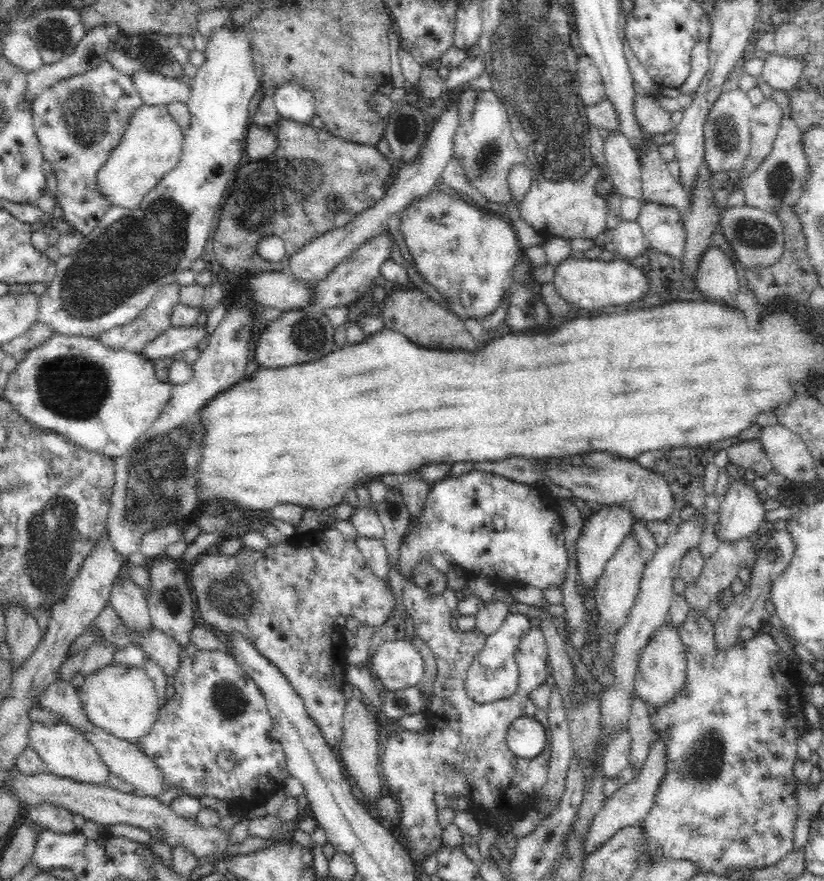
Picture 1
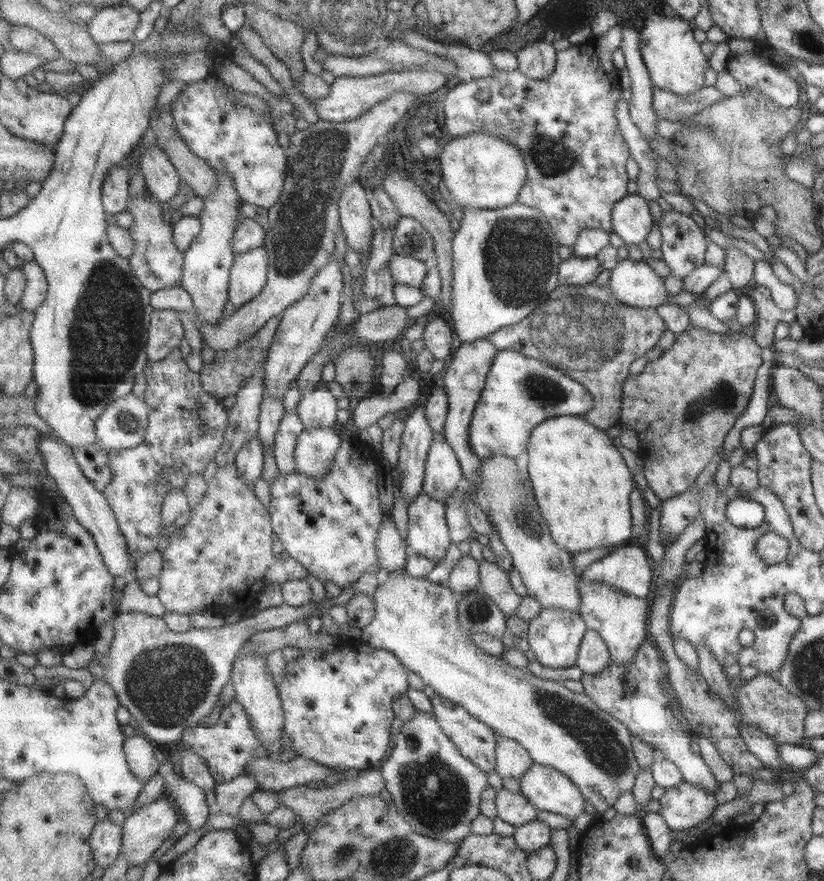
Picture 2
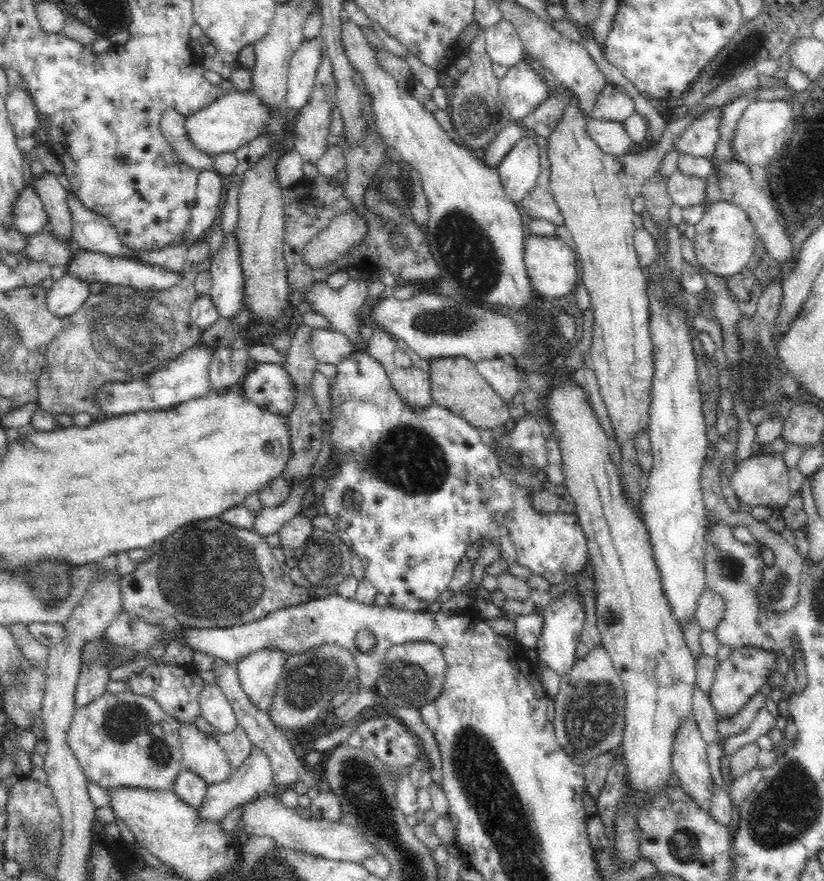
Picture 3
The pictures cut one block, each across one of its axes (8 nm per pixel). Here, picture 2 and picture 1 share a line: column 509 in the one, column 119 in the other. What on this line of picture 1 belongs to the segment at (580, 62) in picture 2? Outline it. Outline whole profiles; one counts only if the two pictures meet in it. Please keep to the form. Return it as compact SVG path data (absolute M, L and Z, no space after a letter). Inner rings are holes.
M108 61L102 62L99 68L46 87L34 98L32 108L34 126L36 134L40 137L40 144L43 146L43 158L50 162L56 178L56 199L63 210L62 218L74 226L82 236L90 234L100 217L110 208L104 199L96 195L96 170L118 144L126 130L129 118L139 106L142 106L142 103L140 93L132 84L131 78L118 72Z

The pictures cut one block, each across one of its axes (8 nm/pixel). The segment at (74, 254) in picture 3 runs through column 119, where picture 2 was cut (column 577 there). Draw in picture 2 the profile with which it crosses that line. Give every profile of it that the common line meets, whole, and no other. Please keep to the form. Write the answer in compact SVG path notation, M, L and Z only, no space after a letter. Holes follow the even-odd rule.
M574 256L564 260L560 267L560 282L562 285L586 286L594 282L596 276L602 272L599 259L596 257L582 258Z

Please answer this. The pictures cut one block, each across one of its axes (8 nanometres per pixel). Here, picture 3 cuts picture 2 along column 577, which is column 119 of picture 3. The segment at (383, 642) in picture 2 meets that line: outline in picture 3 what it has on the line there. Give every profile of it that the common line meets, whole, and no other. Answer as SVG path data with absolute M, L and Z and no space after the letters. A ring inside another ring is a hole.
M132 690L101 694L92 702L79 705L74 713L74 722L68 730L68 743L88 780L106 789L109 786L130 785L152 789L171 789L176 773L180 770L180 749L178 742L178 723L154 697L138 694Z

